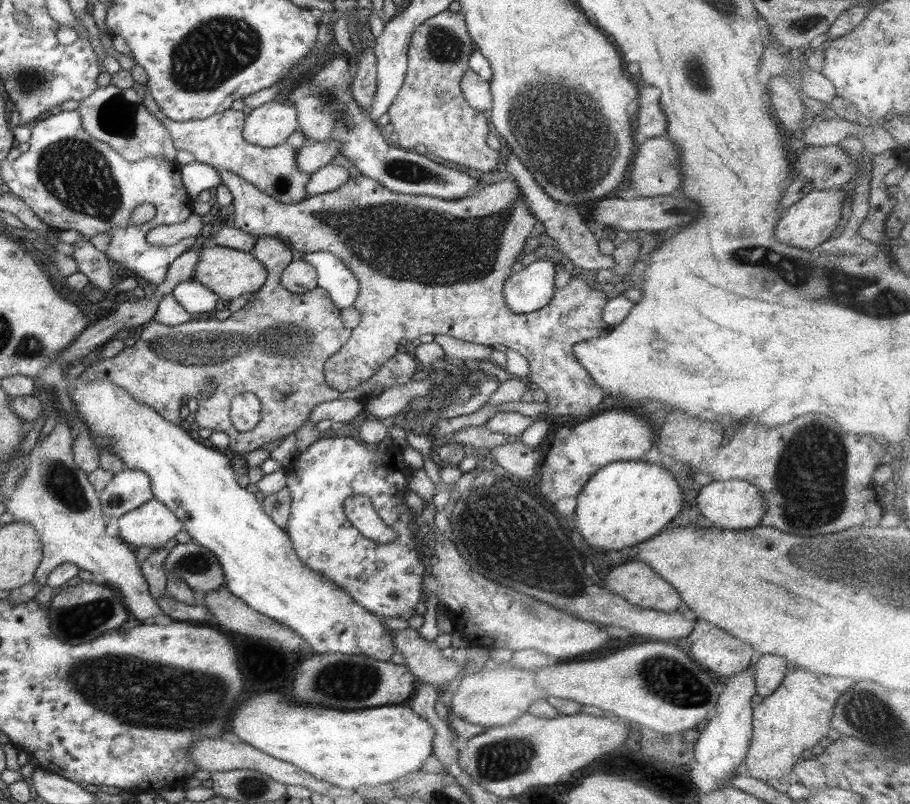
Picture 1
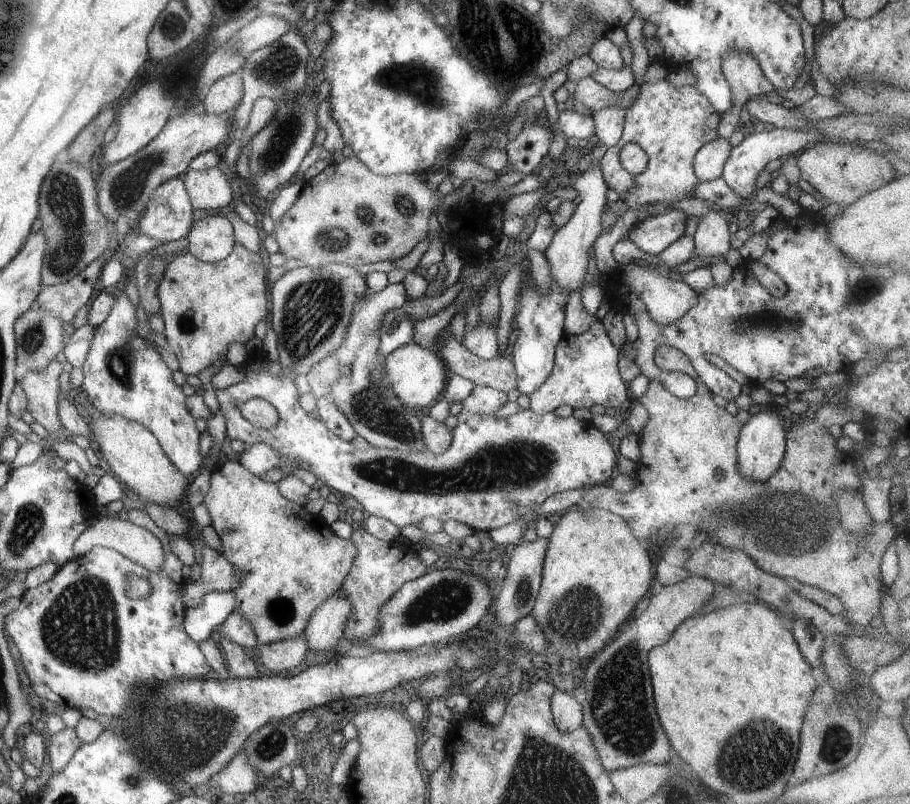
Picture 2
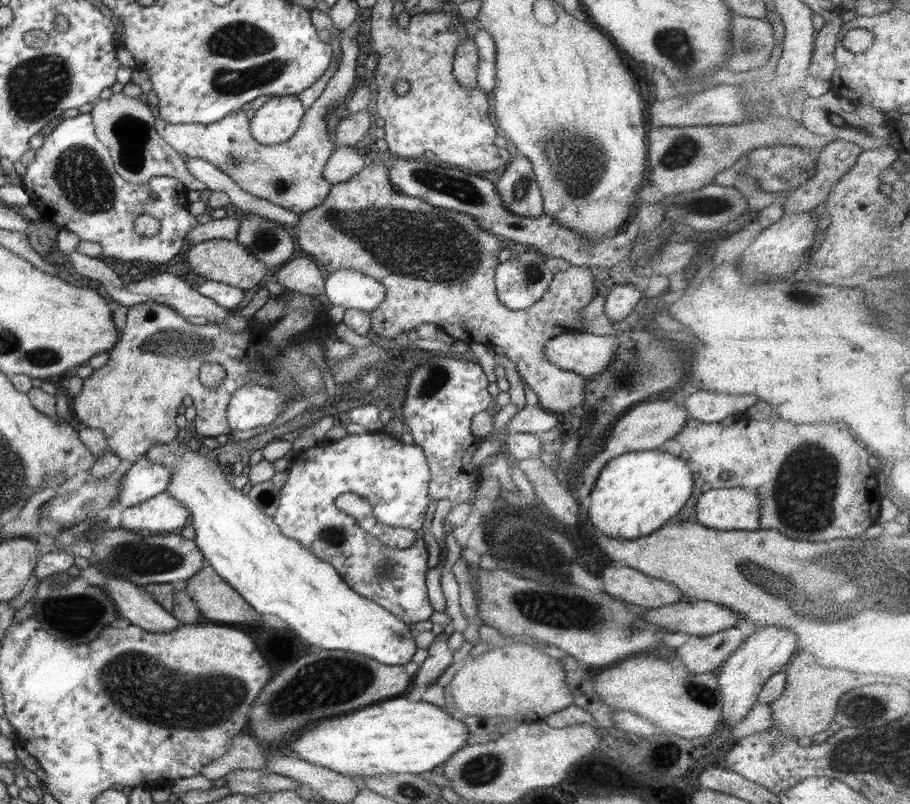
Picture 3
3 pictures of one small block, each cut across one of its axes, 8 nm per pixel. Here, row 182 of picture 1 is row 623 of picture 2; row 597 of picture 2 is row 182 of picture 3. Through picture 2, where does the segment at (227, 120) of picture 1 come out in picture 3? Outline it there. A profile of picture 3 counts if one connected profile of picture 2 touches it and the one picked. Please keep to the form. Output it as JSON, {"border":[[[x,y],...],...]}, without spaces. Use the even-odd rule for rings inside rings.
{"border":[[[360,9],[359,12],[357,12],[355,20],[347,26],[347,28],[343,29],[340,34],[340,41],[339,41],[339,48],[340,48],[340,59],[338,62],[338,68],[335,74],[329,78],[329,81],[327,82],[325,89],[323,92],[321,92],[321,95],[313,104],[311,104],[310,108],[307,108],[307,111],[304,112],[303,117],[300,120],[299,127],[297,128],[297,131],[287,140],[285,143],[275,144],[275,145],[261,145],[258,144],[253,138],[251,137],[251,134],[249,133],[248,127],[249,127],[249,121],[247,120],[245,116],[245,112],[242,112],[241,110],[237,110],[236,112],[233,112],[232,114],[229,114],[228,116],[225,116],[221,120],[217,120],[217,122],[213,122],[211,124],[207,125],[199,125],[199,124],[180,124],[180,125],[174,125],[169,124],[168,122],[165,122],[164,120],[161,120],[158,117],[154,118],[154,128],[156,131],[156,134],[170,147],[173,148],[173,150],[177,151],[180,155],[185,155],[189,159],[190,158],[198,158],[201,160],[206,160],[209,162],[209,164],[213,164],[215,168],[219,169],[223,174],[227,174],[243,192],[247,192],[247,194],[251,194],[251,196],[255,196],[255,198],[261,198],[260,200],[267,200],[267,202],[271,202],[271,204],[275,204],[276,206],[281,206],[281,208],[285,208],[285,210],[289,210],[290,212],[293,212],[295,215],[299,215],[301,213],[305,213],[306,211],[312,210],[313,208],[319,207],[321,203],[323,203],[323,200],[325,200],[325,196],[329,194],[329,190],[331,190],[332,184],[329,183],[329,181],[323,179],[321,177],[322,170],[325,166],[325,162],[327,158],[329,158],[329,155],[334,150],[334,144],[332,144],[332,133],[330,133],[329,130],[327,130],[325,125],[325,114],[326,112],[330,112],[330,110],[333,110],[333,108],[336,108],[337,104],[339,102],[343,102],[345,100],[345,96],[347,94],[351,93],[351,88],[353,88],[353,81],[355,80],[355,58],[358,54],[358,47],[357,47],[357,34],[359,34],[359,15],[360,15]]]}

